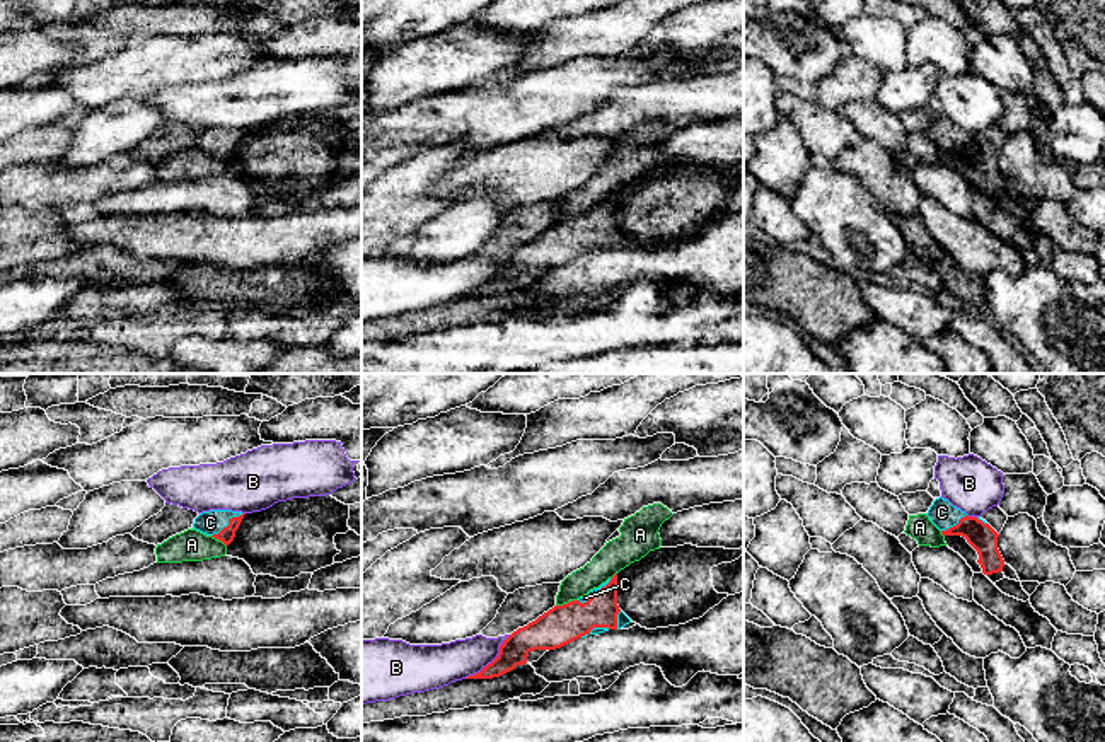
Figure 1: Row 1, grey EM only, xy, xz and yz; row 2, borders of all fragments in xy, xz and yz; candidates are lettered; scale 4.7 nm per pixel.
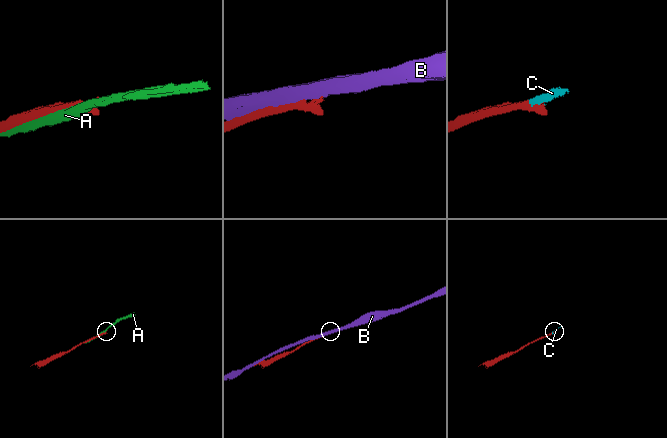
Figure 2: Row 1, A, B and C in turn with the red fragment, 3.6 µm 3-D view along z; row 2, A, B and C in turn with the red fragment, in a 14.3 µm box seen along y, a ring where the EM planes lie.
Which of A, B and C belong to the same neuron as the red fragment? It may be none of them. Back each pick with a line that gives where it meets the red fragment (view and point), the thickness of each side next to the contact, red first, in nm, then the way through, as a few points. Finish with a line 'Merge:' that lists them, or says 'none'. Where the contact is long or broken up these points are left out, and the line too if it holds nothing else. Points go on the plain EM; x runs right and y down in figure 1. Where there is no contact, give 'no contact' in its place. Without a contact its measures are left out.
C: meets red in xy at (229, 142); 70 nm thick on the red side, 110 nm on the other; runs through xy (227, 152), (229, 142), (210, 140)
Merge: C

